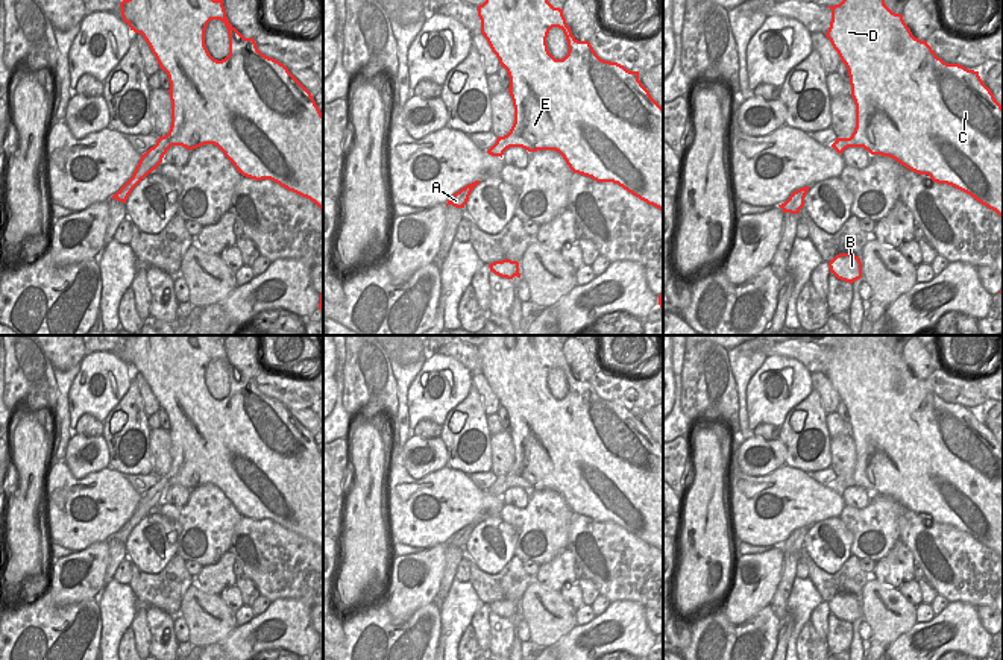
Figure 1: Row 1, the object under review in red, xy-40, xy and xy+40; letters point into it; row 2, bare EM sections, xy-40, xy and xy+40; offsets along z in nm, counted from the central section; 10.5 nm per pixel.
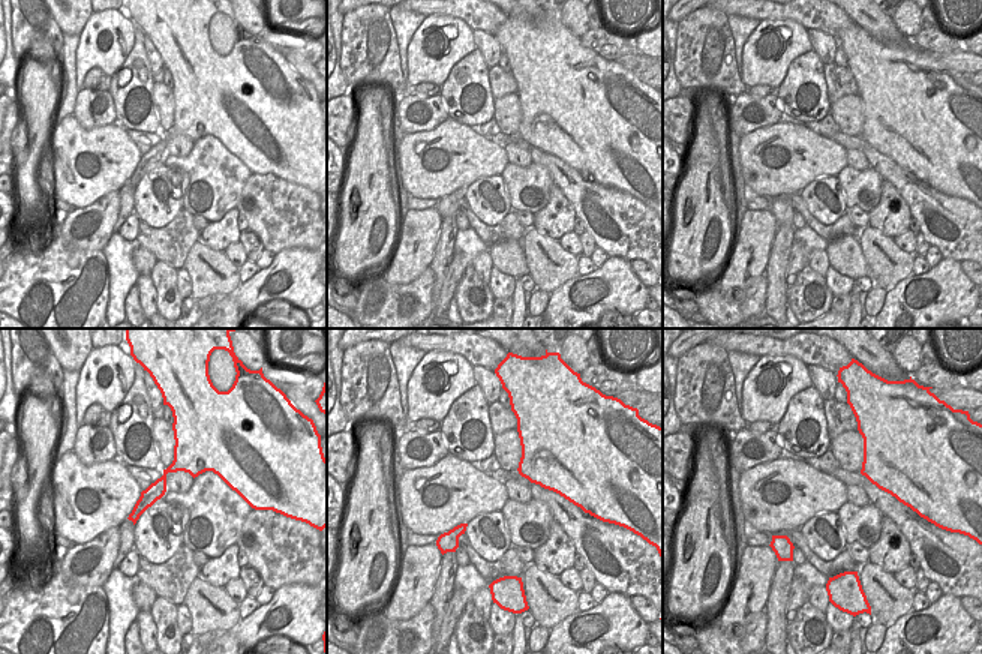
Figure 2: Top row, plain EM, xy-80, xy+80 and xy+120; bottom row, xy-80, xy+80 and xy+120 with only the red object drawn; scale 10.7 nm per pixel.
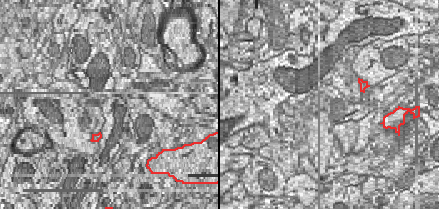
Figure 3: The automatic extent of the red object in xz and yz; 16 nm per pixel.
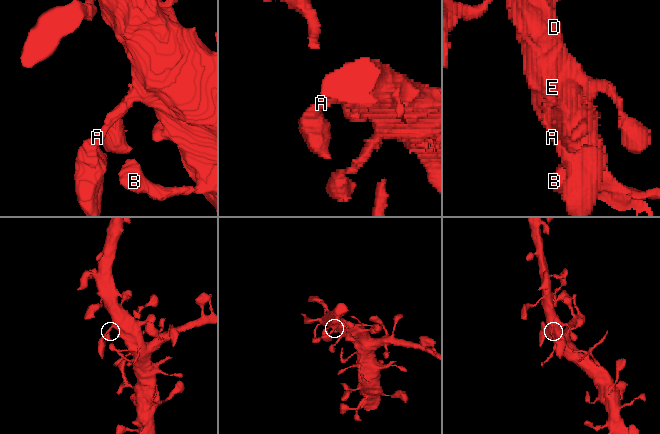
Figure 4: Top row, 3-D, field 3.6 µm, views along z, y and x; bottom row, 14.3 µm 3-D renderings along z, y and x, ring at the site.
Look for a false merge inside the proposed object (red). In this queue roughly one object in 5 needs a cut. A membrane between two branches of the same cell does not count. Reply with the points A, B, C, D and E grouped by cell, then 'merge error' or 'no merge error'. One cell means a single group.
A B C D E | no merge error

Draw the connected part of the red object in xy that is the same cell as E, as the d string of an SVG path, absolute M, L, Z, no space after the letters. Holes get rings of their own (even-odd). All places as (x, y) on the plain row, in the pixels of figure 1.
M487 335L478 346L481 373L510 417L508 432L514 446L510 472L498 476L487 490L501 496L510 487L528 492L555 490L574 513L596 522L613 522L663 552L663 448L639 420L639 411L630 411L618 402L601 399L589 381L578 381L566 363L563 349L554 347L545 335ZM552 367L563 370L568 394L555 399L546 384Z

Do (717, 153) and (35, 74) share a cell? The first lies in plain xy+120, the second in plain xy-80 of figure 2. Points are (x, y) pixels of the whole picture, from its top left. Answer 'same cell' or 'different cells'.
same cell

